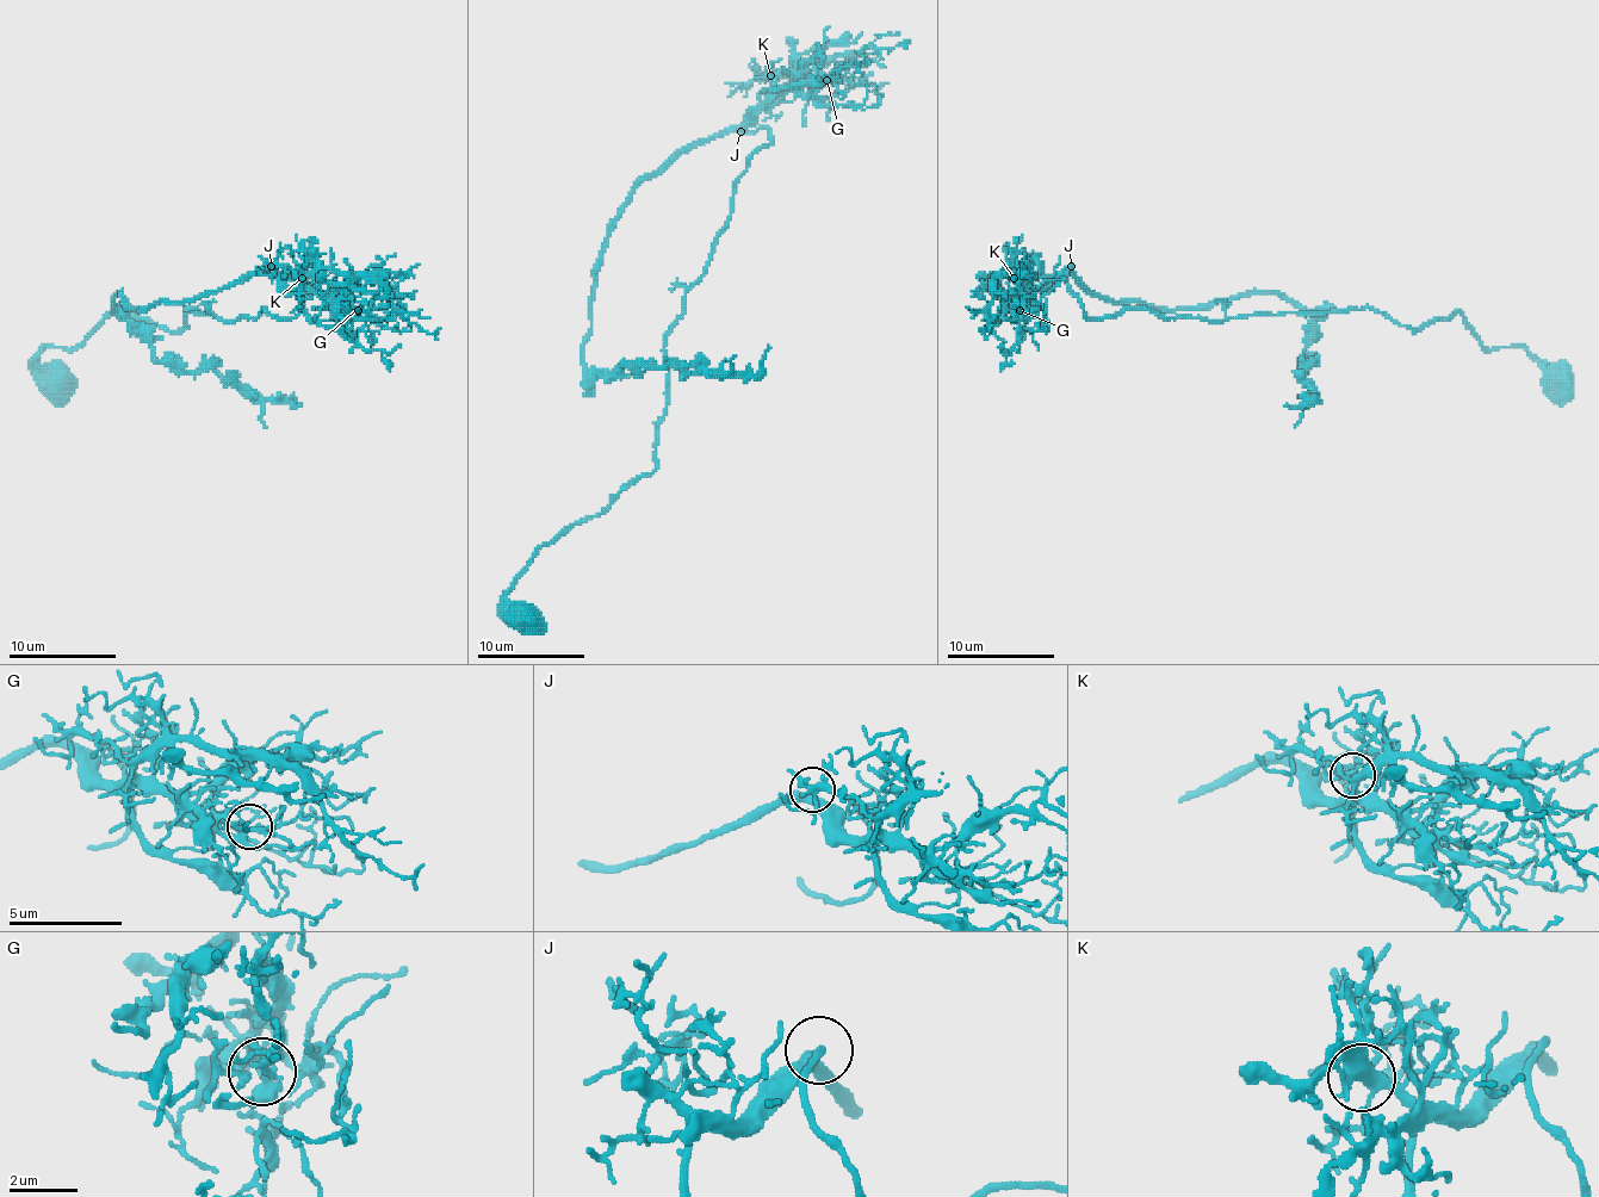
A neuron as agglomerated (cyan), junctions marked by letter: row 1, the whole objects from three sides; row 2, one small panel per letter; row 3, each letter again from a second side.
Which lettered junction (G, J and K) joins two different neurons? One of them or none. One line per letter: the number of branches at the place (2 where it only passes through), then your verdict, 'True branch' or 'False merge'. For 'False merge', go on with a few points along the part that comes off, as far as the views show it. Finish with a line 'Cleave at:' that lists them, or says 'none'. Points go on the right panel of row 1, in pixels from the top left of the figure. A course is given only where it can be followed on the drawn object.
G: Branches: 4. True branch
J: Branches: 3. True branch
K: Branches: 5. True branch
Cleave at: none

